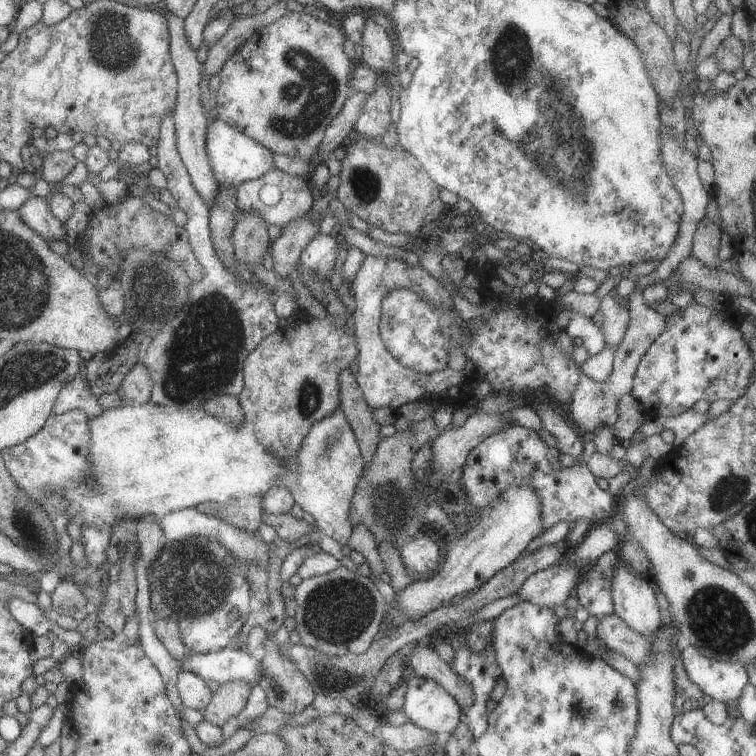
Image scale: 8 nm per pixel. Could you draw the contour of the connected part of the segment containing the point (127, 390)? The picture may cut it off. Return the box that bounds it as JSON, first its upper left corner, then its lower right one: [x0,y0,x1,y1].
[118,357,154,406]

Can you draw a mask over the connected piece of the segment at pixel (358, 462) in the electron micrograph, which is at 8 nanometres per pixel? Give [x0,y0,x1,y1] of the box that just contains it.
[289,407,364,546]

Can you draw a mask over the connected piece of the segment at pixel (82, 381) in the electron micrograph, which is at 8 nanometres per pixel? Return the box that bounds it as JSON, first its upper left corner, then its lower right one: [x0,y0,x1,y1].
[53,373,104,417]

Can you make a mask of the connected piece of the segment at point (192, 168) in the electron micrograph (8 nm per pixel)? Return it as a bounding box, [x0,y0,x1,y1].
[166,9,221,206]

